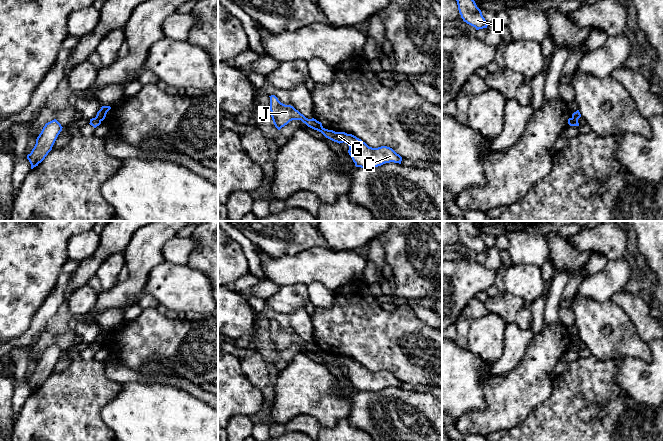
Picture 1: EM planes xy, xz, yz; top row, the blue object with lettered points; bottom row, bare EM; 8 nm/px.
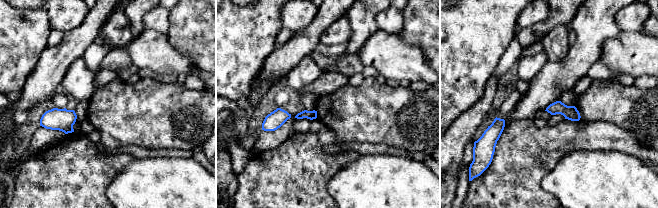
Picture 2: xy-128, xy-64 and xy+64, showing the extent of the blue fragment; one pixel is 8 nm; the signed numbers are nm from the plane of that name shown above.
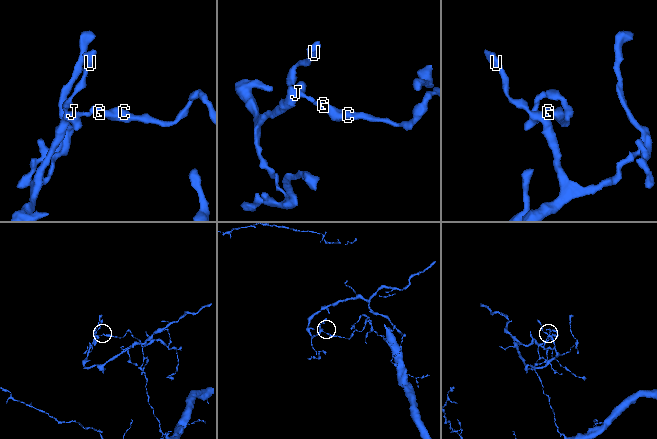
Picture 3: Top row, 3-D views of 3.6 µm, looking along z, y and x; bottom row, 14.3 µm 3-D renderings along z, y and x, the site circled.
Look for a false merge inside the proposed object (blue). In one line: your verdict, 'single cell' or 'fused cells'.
fused cells

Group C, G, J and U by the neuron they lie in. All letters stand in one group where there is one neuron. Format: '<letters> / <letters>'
C G / J U

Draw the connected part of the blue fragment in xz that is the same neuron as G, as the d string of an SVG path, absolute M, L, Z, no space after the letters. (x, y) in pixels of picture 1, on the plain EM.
M325 352L320 356L334 366L346 367L349 370L348 377L356 391L373 392L390 386L401 388L402 381L390 371L372 372L356 360L345 356L335 356Z

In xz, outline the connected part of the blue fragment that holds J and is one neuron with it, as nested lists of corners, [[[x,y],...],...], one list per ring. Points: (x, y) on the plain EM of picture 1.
[[[271,319],[269,321],[271,341],[275,351],[278,354],[287,349],[292,344],[301,344],[308,351],[319,356],[322,354],[323,350],[321,346],[317,345],[314,342],[312,343],[306,342],[293,330],[281,327],[275,319]]]

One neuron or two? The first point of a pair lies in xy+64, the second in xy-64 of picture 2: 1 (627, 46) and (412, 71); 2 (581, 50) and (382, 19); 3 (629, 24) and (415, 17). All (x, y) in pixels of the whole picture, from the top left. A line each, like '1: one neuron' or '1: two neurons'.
1: one neuron
2: two neurons
3: two neurons

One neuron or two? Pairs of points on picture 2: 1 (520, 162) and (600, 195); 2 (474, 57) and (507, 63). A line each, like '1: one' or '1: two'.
1: two
2: two

